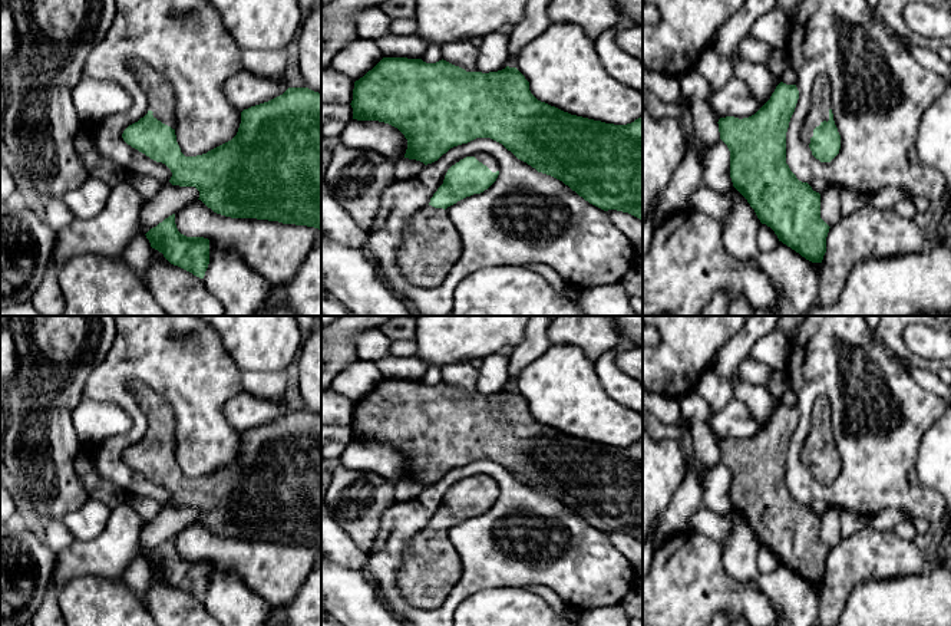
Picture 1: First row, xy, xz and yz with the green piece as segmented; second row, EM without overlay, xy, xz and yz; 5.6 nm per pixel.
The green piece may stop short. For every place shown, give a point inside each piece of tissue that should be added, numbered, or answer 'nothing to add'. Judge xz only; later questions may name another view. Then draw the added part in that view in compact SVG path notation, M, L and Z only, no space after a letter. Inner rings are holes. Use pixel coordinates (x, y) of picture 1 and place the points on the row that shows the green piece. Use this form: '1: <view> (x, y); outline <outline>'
1: xz (489, 161); outline M479 154L479 155L475 155L475 158L483 165L486 165L492 172L501 171L499 162L495 156L488 154Z
2: xz (431, 246); outline M427 205L406 224L396 251L399 271L417 287L436 287L456 264L462 240L446 210Z

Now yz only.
1: yz (821, 94); outline M820 73L812 89L812 106L806 116L805 125L802 128L802 141L809 146L810 138L813 136L813 129L819 126L823 121L829 121L831 109L831 82L825 73Z

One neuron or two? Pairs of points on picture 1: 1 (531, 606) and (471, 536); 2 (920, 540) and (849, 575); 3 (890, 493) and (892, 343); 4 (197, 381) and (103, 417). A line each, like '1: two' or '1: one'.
1: two
2: two
3: two
4: two

